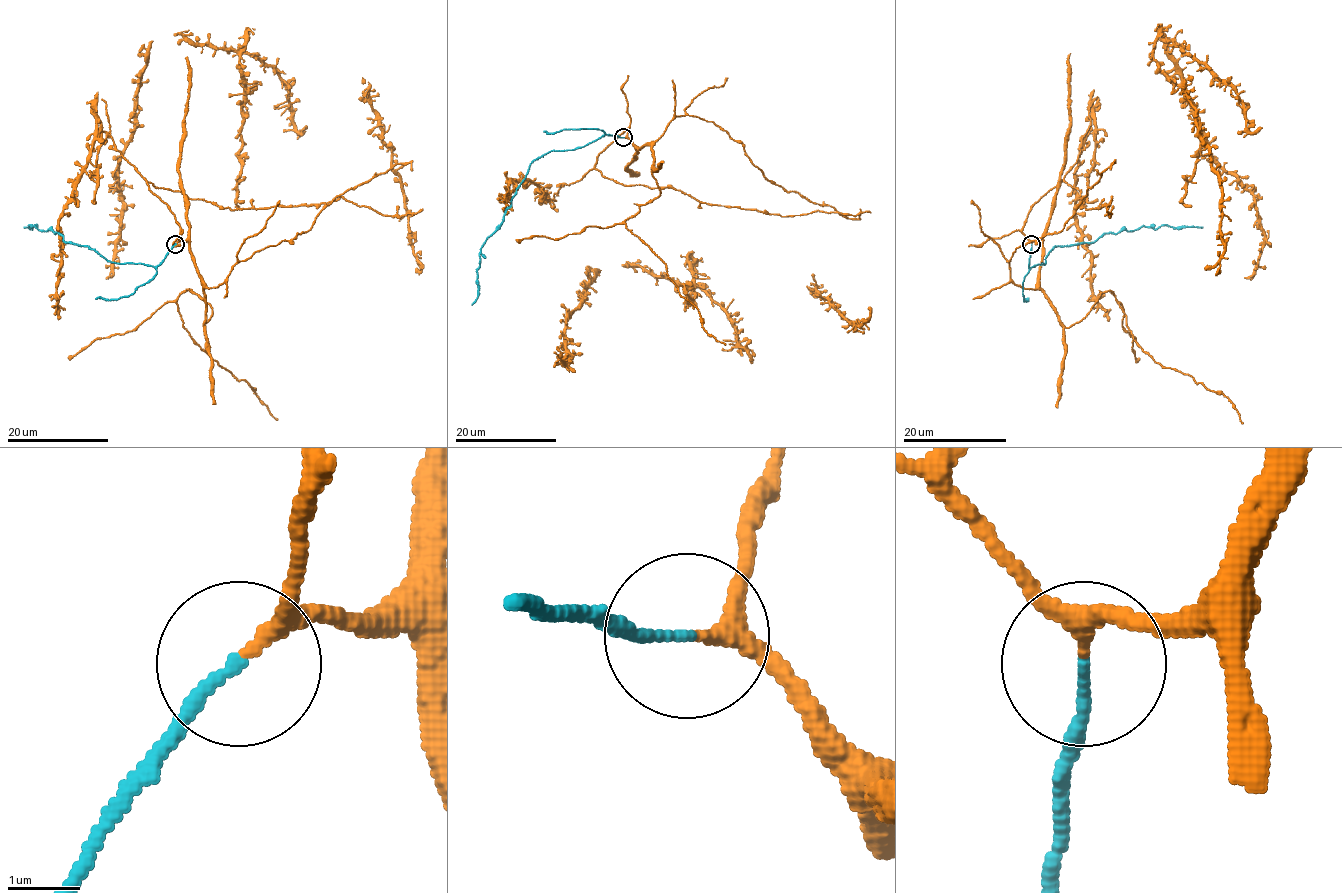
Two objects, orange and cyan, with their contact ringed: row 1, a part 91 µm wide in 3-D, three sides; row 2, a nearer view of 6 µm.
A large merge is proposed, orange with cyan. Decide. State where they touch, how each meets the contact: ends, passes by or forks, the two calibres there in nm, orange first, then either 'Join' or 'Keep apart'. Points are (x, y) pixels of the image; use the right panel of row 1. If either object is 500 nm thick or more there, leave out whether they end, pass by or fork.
Place: (1031, 244). At the ring orange passes by. At the ring cyan ends. Thickness 180 nm (orange) against 150 nm. Join

